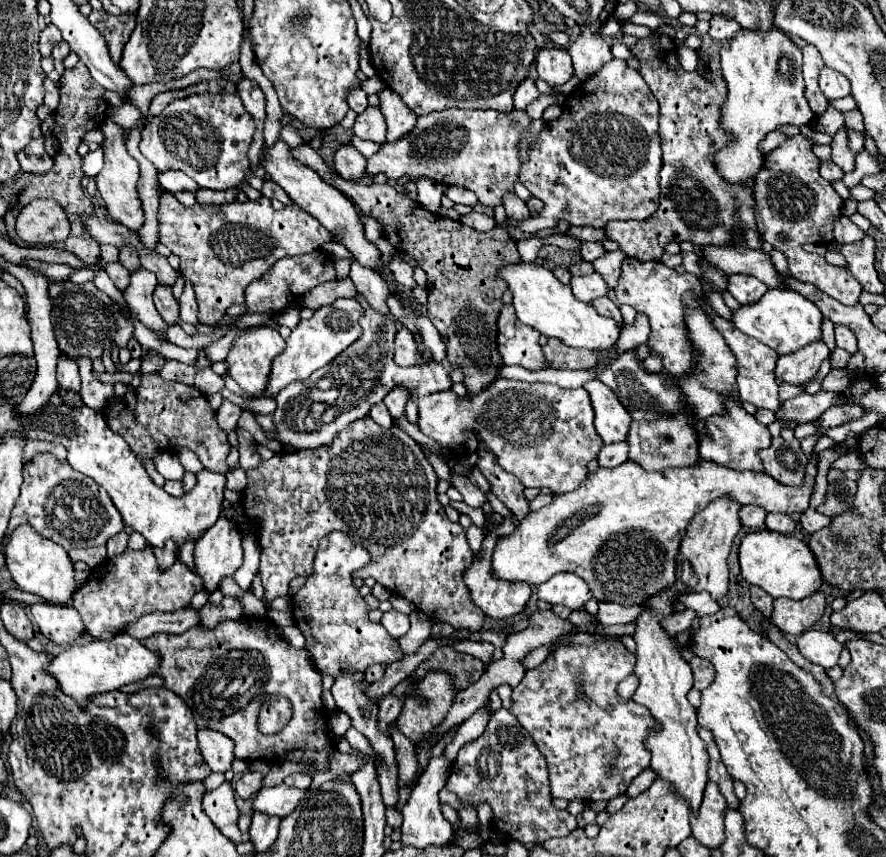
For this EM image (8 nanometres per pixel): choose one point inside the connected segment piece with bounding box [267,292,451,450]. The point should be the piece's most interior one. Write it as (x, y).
(361, 376)

